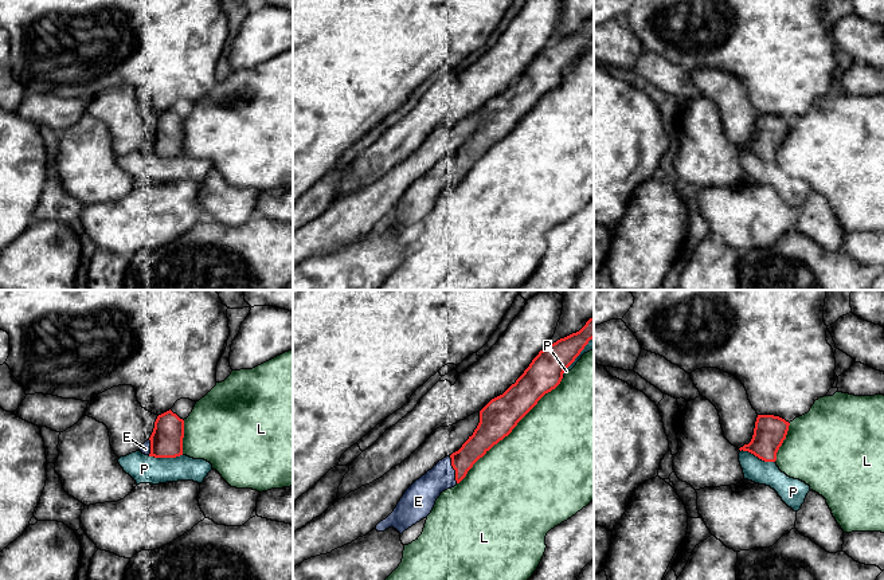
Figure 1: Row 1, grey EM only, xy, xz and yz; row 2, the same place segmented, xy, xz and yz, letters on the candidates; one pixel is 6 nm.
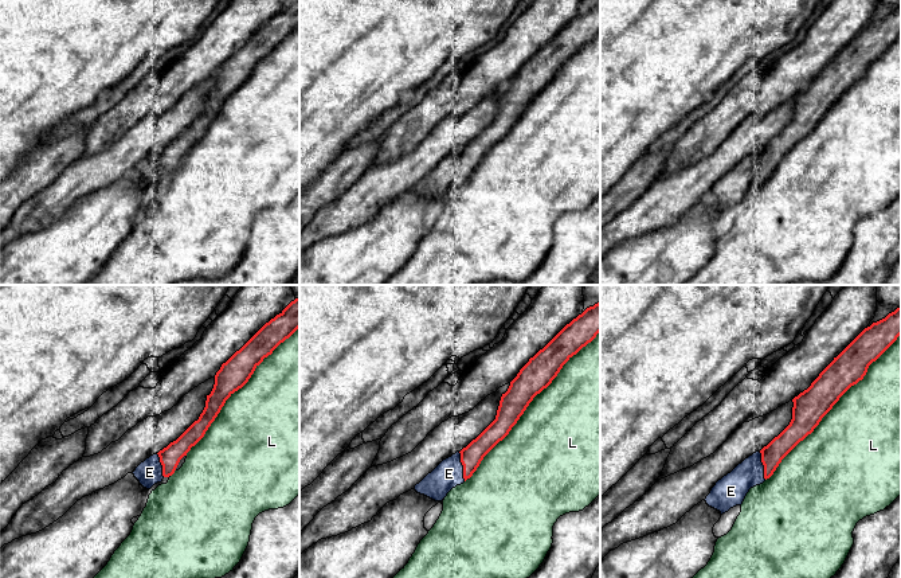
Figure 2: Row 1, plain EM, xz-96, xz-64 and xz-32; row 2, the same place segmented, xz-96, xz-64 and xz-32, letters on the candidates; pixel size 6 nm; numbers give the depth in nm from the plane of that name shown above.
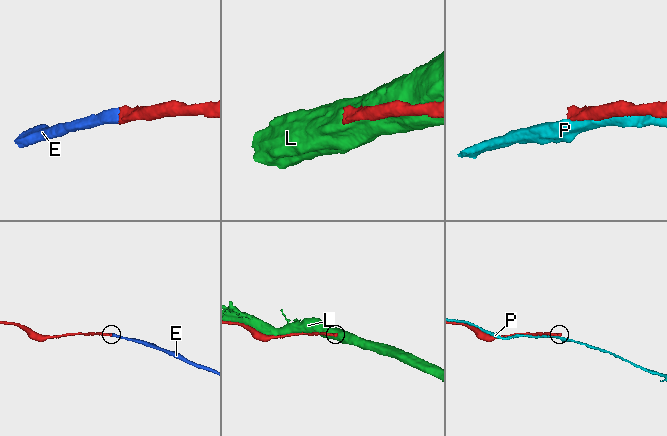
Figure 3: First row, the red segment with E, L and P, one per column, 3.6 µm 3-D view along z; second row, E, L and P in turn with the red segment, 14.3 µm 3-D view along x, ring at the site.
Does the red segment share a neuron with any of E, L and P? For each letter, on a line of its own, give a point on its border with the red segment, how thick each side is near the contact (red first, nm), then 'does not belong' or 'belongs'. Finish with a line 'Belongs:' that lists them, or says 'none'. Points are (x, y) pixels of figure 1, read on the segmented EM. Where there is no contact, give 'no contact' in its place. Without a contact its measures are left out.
E: meets red in xz at (453, 467); 140 nm thick on the red side, 180 nm on the other; belongs
L: meets red in xz at (511, 431); 220 nm thick on the red side, 500 nm on the other; does not belong
P: meets red in yz at (758, 457); 200 nm thick on the red side, 140 nm on the other; does not belong
Belongs: E

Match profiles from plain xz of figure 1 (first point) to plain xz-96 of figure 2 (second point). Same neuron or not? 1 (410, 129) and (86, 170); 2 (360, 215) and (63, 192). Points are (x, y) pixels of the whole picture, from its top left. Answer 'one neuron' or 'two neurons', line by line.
1: two neurons
2: one neuron

